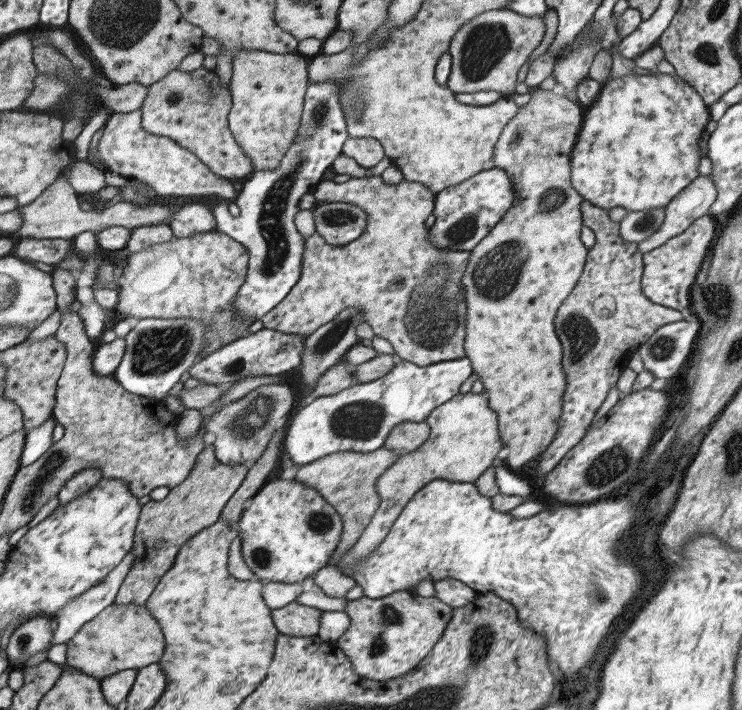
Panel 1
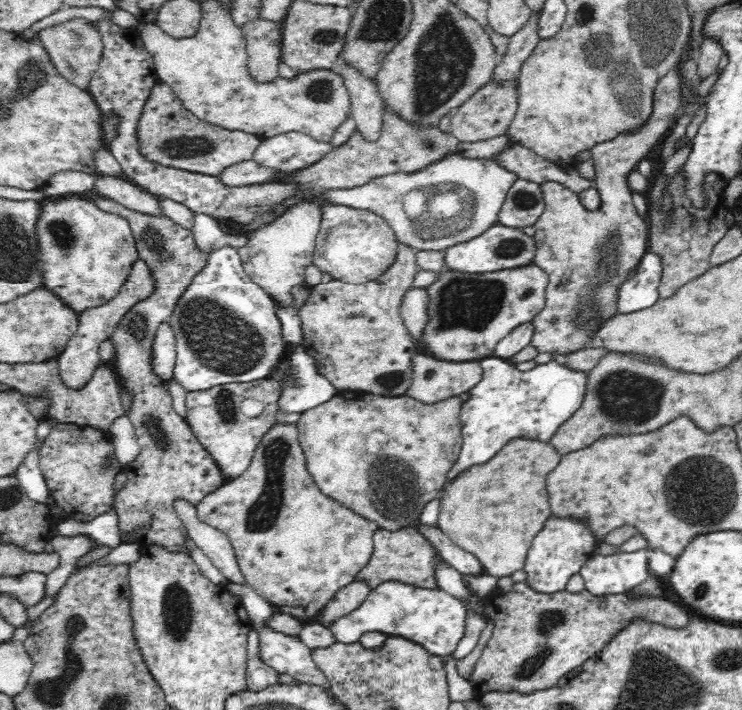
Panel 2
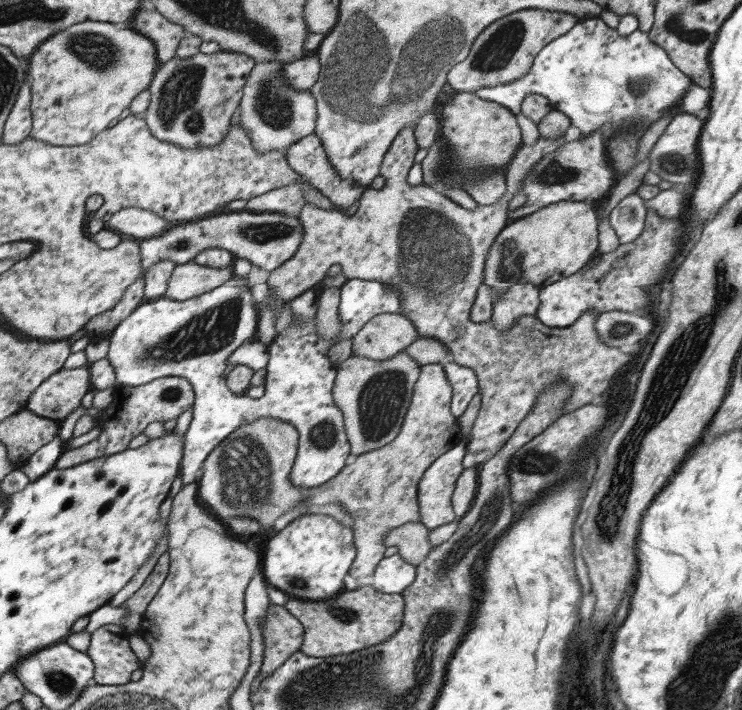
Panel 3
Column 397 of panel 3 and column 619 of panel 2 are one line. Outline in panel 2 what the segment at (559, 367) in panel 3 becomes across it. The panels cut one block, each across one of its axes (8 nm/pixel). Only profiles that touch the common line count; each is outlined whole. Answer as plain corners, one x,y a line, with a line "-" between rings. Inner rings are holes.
678,66
674,70
670,70
666,76
662,76
662,80
658,80
658,86
654,90
654,108
652,114
648,116
648,120
628,132
620,132
614,140
606,140
604,144
594,146
592,152
592,164
596,166
598,178
594,182
594,186
600,192
602,198
602,206
594,212
590,212
588,208
584,208
578,192
572,192
570,188
566,188
566,184
560,182
542,182
542,192
544,192
544,212
536,222
536,242
538,242
538,254
536,254
536,262
534,266
542,268
550,282
546,286
546,306
542,308
542,312
538,312
532,318
534,324
534,336
530,346
536,350
536,354
550,354
552,358
568,358
570,354
578,352
578,350
586,350
592,342
594,332
600,330
600,326
610,320
612,316
620,314
618,312
618,298
620,298
620,288
622,284
628,282
628,278
636,272
636,268
640,266
642,258
648,254
648,242
650,242
650,234
648,234
648,222
646,218
642,218
636,210
636,206
632,204
632,190
628,188
628,174
636,168
638,160
644,158
652,146
656,144
658,138
662,138
666,134
668,128
676,126
674,120
678,118
680,110
682,110
682,82
680,82
680,74
678,74

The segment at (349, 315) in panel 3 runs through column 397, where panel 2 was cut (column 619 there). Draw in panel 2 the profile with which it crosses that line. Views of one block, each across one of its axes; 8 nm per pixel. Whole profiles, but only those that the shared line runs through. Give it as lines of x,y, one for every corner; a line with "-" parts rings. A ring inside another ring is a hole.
648,252
636,272
628,278
626,284
620,288
618,298
618,312
620,314
632,314
644,308
650,308
660,300
660,286
662,280
662,262
658,256

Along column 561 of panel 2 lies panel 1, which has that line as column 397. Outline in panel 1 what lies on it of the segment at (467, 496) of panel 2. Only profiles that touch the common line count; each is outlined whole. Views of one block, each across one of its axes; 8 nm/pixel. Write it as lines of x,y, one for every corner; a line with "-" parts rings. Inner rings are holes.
379,448
379,450
367,452
367,454
363,454
363,452
335,452
331,456
323,456
317,462
305,464
297,470
295,480
317,490
319,496
323,496
323,500
329,502
337,510
341,524
343,524
339,542
337,542
331,558
327,560
327,564
321,570
317,570
313,574
313,582
325,592
325,596
341,600
341,598
345,598
345,594
351,588
357,586
355,580
341,576
339,562
343,560
343,556
347,556
351,552
355,542
363,536
365,528
371,524
371,518
375,516
375,512
381,504
381,498
377,492
377,480
379,480
379,476
383,476
383,472
387,472
393,464
397,464
397,460
399,460
399,454
391,452
391,448

